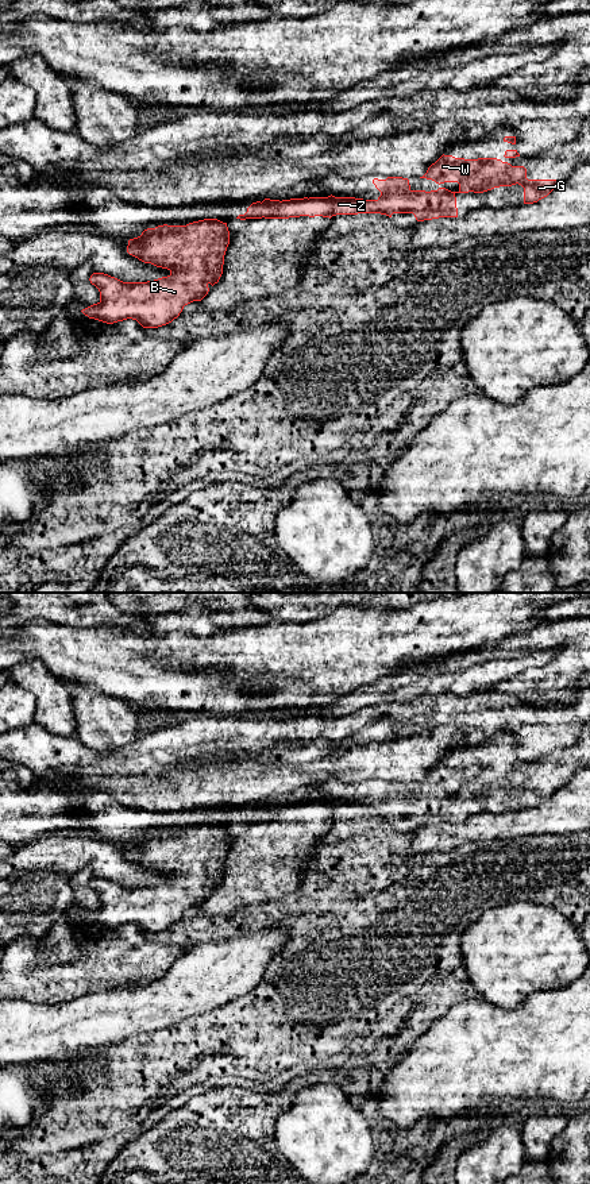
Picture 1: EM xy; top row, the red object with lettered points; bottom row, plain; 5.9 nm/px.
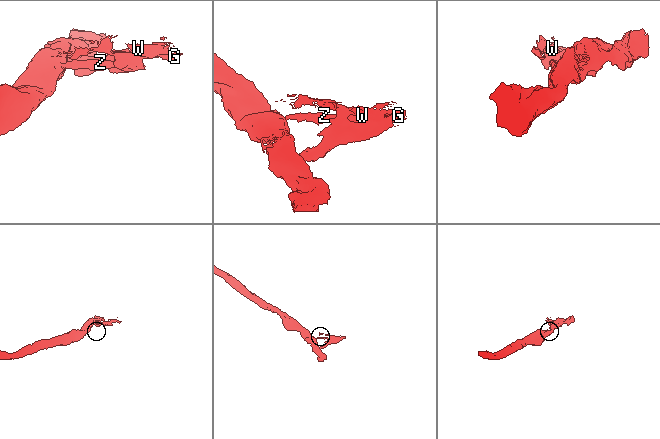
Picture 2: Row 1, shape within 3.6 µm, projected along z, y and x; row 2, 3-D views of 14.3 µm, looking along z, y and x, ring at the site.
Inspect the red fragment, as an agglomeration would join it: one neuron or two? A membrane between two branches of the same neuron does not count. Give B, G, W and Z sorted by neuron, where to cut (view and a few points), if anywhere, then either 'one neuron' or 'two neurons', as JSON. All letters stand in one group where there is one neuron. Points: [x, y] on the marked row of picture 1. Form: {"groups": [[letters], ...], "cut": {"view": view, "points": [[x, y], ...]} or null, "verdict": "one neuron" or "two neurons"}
{"groups": [["B"], ["G", "W", "Z"]], "cut": {"view": "xy", "points": [[308, 199], [308, 209], [304, 215]]}, "verdict": "two neurons"}

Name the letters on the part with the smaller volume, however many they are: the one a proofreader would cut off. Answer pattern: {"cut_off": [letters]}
{"cut_off": ["G", "W", "Z"]}

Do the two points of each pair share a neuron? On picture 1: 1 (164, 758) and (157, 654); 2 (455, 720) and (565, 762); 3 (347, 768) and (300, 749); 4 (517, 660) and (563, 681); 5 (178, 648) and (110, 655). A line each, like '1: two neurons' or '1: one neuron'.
1: two neurons
2: two neurons
3: two neurons
4: two neurons
5: one neuron

